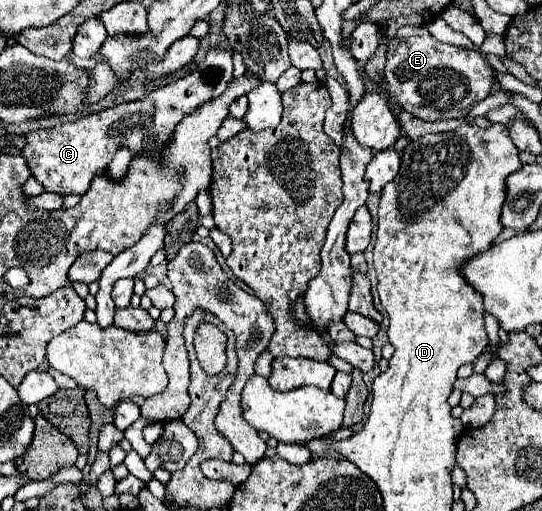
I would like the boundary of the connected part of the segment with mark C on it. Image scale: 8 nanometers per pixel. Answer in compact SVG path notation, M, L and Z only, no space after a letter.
M212 47L208 49L208 55L198 65L198 69L188 73L184 79L146 93L142 99L92 113L88 117L68 121L52 129L38 129L28 133L28 143L22 149L22 155L28 161L32 175L44 185L46 191L58 195L84 195L90 187L90 181L96 175L102 175L104 167L108 167L108 161L104 161L104 157L114 157L120 147L128 147L132 155L160 155L160 151L172 139L172 133L182 117L222 95L230 81L232 53L222 51L220 47Z

